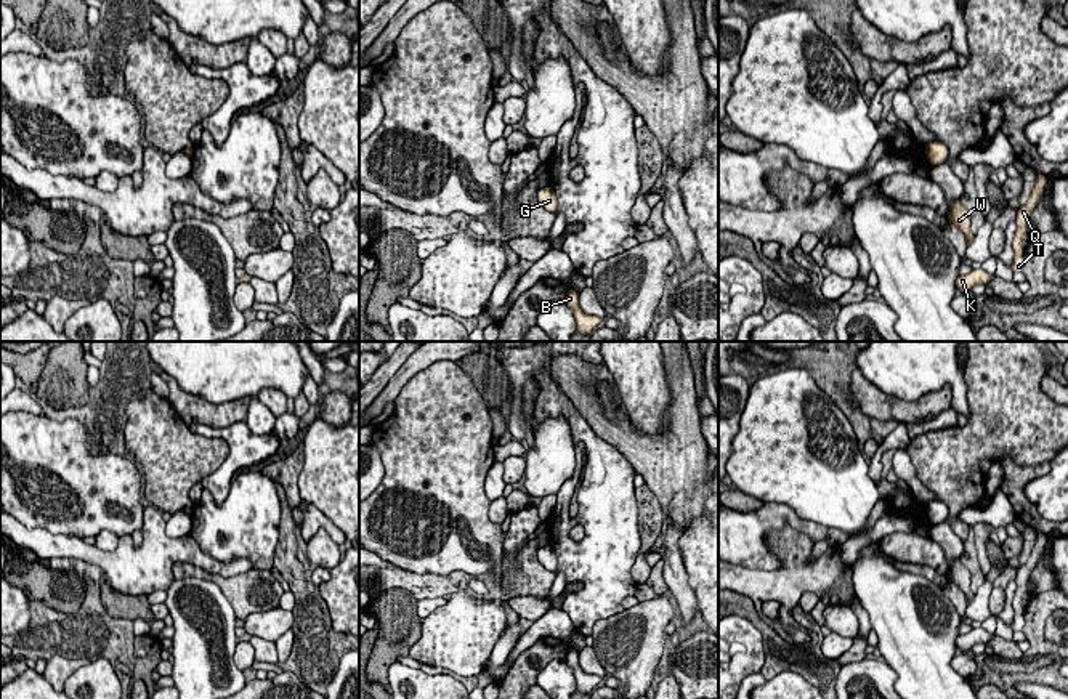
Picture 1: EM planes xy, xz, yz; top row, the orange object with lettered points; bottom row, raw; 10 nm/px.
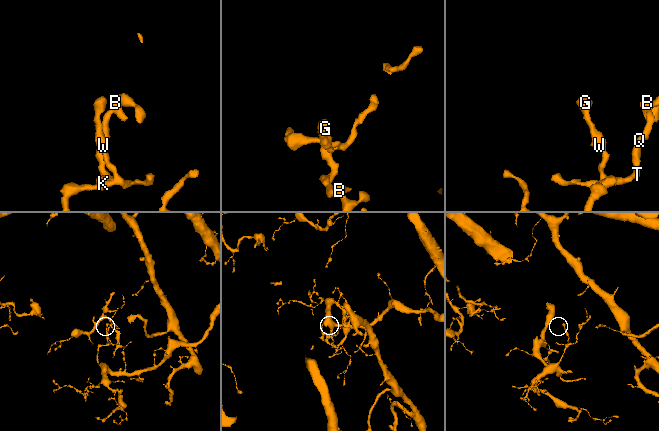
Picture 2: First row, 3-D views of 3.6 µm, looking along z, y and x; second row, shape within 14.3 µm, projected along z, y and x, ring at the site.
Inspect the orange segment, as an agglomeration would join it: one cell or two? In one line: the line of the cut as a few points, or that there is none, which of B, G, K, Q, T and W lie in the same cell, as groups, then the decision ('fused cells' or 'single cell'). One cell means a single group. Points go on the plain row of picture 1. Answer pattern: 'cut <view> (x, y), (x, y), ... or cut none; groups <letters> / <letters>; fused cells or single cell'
cut none; groups B G K Q T W; single cell

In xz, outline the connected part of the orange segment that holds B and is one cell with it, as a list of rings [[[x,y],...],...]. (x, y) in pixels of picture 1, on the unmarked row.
[[[568,648],[564,661],[574,670],[574,678],[579,693],[590,694],[593,688],[603,680],[601,677],[589,675],[581,669],[579,651],[576,651],[574,648]]]

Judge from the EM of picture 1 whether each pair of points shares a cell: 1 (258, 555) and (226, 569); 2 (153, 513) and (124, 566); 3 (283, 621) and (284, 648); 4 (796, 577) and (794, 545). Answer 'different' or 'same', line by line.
1: different
2: same
3: different
4: same

